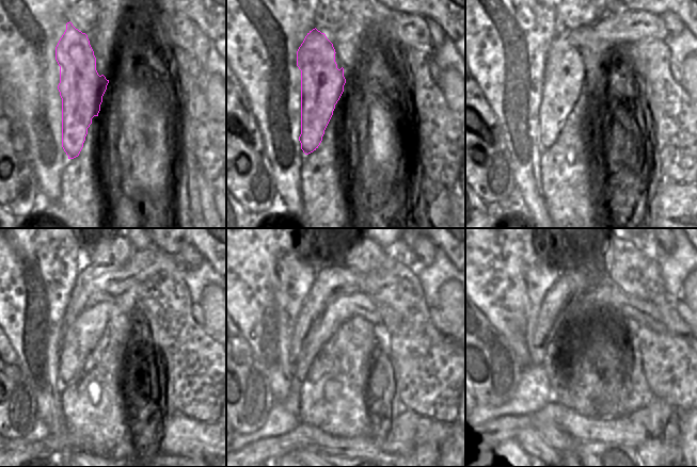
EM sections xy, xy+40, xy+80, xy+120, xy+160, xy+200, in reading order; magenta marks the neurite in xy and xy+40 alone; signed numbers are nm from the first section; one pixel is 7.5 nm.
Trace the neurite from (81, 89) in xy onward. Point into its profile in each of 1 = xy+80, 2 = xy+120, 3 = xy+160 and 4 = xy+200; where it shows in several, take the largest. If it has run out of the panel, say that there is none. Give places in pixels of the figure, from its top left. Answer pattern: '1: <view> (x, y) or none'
1: xy+80 (563, 82)
2: xy+120 (81, 336)
3: xy+160 (323, 328)
4: xy+200 (550, 353)

